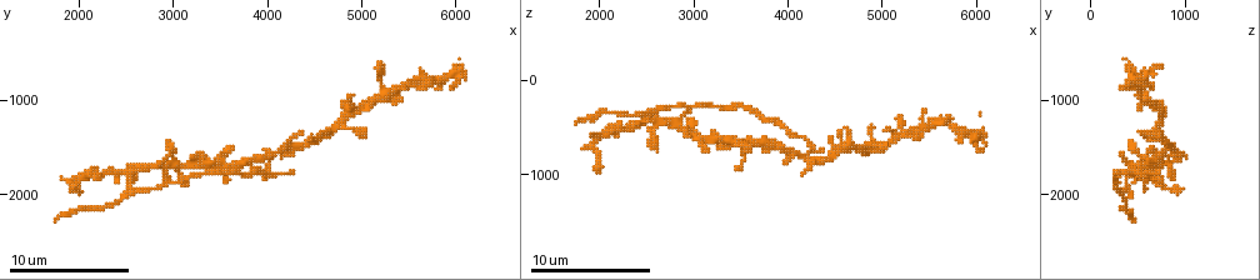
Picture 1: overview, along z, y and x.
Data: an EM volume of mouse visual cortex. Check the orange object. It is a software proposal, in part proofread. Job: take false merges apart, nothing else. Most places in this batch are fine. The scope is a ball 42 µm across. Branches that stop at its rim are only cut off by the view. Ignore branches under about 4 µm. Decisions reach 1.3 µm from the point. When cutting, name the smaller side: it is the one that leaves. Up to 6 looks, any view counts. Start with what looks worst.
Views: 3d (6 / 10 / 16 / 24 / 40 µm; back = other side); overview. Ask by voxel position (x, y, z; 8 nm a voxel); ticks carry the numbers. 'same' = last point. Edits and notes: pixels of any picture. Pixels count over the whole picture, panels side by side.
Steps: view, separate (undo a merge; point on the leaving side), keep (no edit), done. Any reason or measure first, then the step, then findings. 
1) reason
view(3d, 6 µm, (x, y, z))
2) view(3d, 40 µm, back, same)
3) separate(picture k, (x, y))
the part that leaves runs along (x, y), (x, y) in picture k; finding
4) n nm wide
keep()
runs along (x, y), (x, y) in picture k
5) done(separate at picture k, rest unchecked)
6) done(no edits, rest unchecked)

view(3d, 6 µm, (2560, 2000, 320))

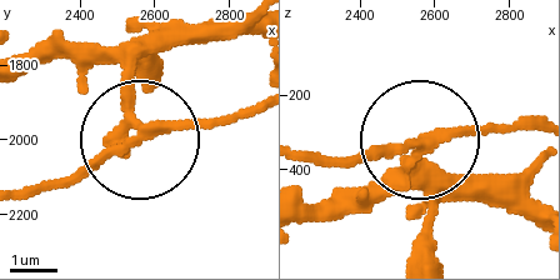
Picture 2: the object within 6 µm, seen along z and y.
4 arms
separate(picture 2, (199, 121))
the part that leaves runs along (135, 118), (255, 114) in picture 2; two cells meet here

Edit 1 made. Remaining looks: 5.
four arms meet
view(3d, 16 µm, (1960, 1820, 640))

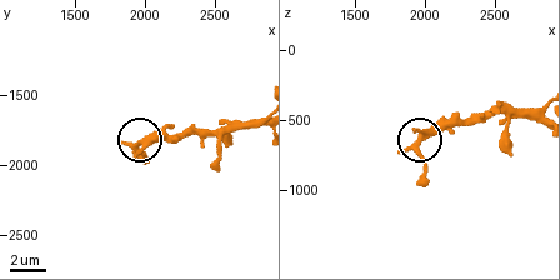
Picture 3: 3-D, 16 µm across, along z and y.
4 arms
keep()
continuous, no second cell

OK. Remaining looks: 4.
four-way junction
view(3d, 10 µm, (3560, 1720, 680))

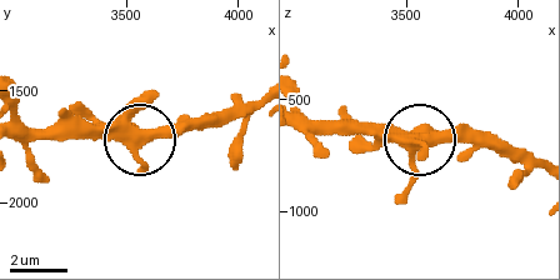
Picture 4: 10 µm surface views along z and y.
closer look
view(3d, 6 µm, same)

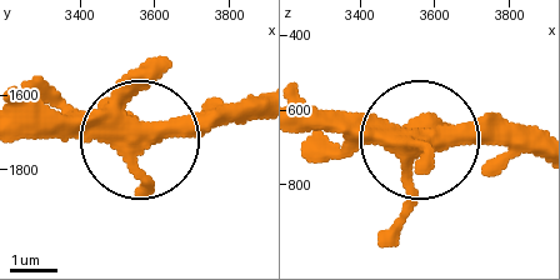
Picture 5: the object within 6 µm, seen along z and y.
keep()
runs along (136, 131), (25, 139) in picture 5; one cell here

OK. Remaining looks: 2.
done(separate at picture 2, rest unchecked)

